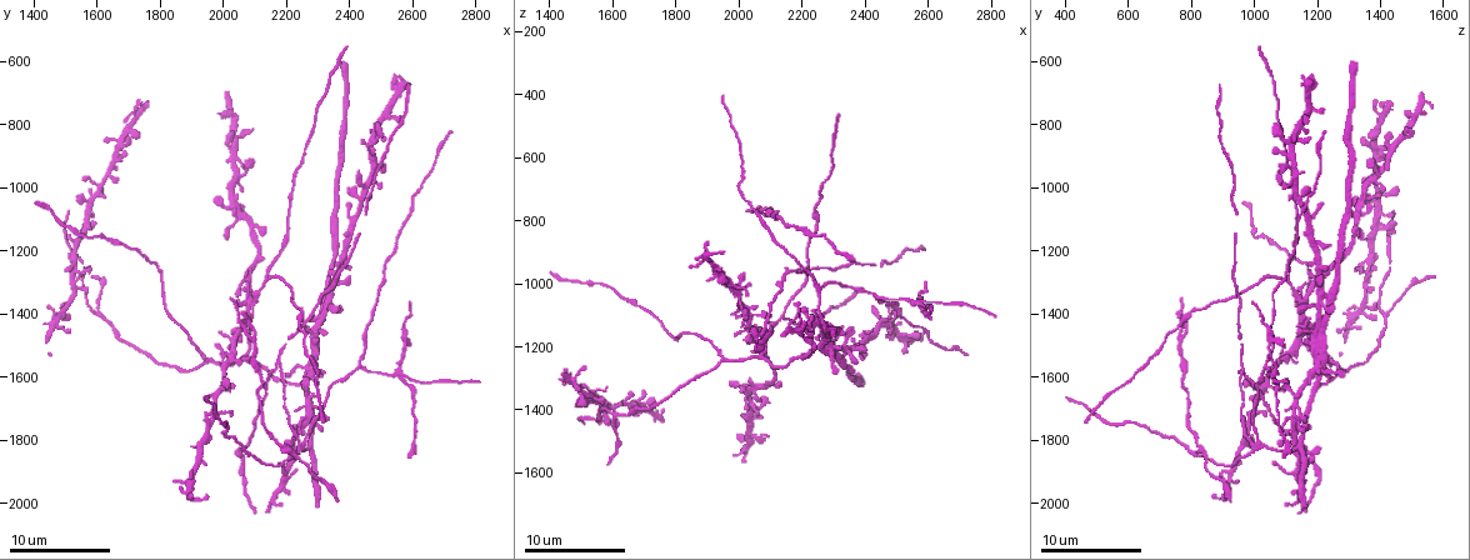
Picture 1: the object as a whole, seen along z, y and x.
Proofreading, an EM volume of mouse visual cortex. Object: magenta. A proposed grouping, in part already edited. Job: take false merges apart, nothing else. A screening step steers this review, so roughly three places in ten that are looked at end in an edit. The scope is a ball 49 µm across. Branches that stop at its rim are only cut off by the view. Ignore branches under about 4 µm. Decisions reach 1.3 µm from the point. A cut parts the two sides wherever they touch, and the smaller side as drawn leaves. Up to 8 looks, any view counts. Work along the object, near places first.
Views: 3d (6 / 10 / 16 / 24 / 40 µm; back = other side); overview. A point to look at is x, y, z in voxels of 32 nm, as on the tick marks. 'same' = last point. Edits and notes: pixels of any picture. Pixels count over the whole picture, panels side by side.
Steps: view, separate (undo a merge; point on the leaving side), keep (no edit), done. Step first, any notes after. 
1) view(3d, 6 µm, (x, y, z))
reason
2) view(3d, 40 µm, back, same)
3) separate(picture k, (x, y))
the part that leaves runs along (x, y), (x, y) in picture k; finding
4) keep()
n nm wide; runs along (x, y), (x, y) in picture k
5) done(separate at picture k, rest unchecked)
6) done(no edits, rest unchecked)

view(3d, 16 µm, (2560, 1580, 1070))
arms run side by side

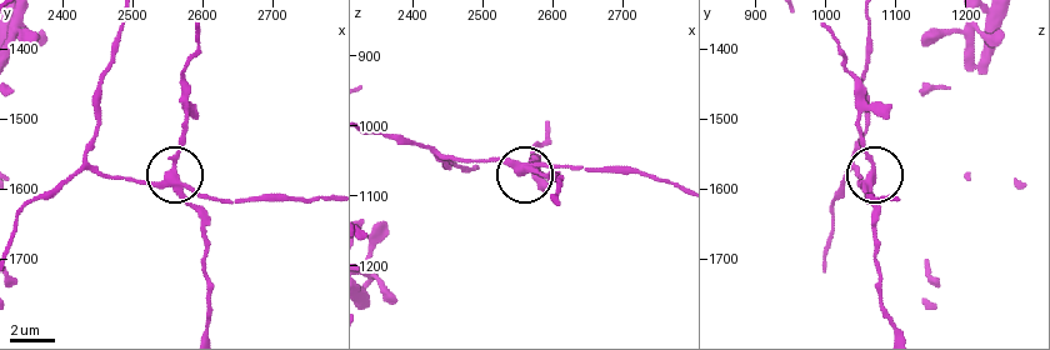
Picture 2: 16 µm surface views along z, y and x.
view(3d, 6 µm, (2565, 1590, 1060))

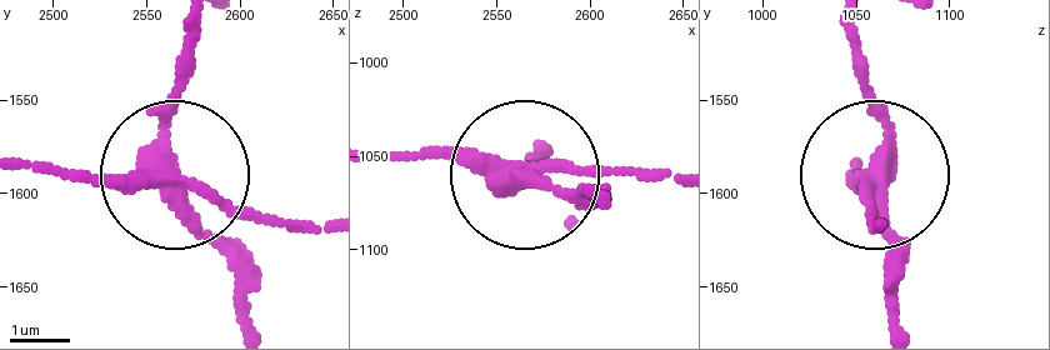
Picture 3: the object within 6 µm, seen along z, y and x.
separate(picture 3, (214, 245))
330 nm wide; the part that leaves runs along (165, 186), (230, 271), (240, 316) in picture 3; two neurons meet here

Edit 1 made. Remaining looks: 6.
view(3d, 16 µm, (2090, 1360, 1150))
looks like a crossing

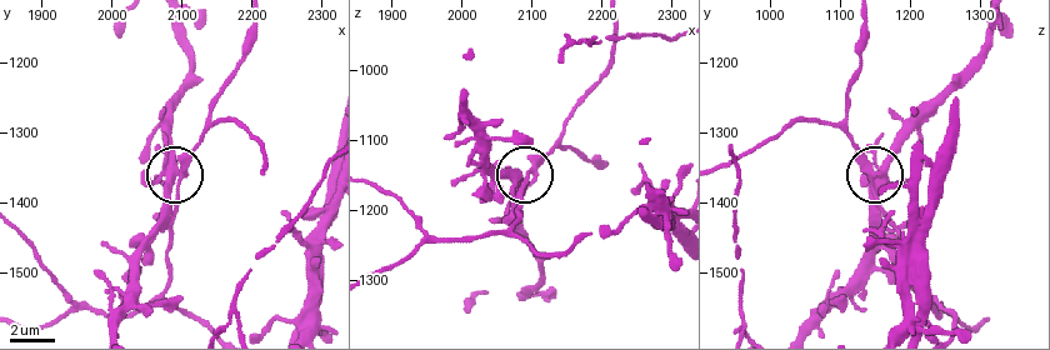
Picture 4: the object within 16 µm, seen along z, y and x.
view(3d, 6 µm, (2105, 1360, 1145))

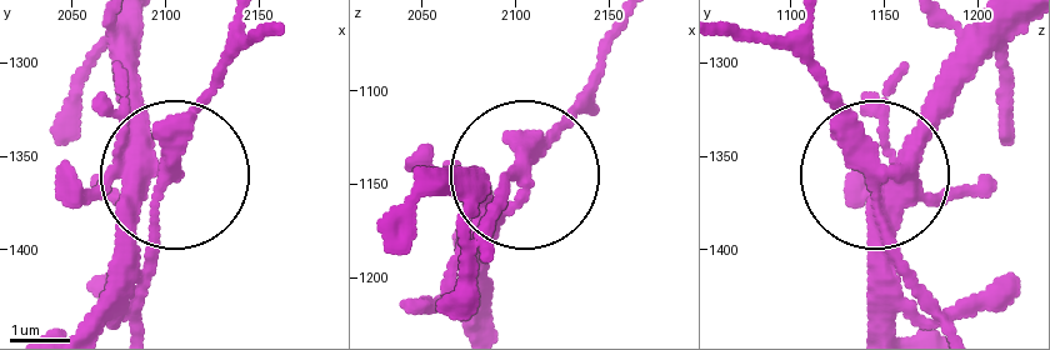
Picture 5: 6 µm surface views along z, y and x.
keep()
330 nm wide; all the same neuron

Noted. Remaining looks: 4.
view(3d, 6 µm, (2160, 1570, 960))
branch point

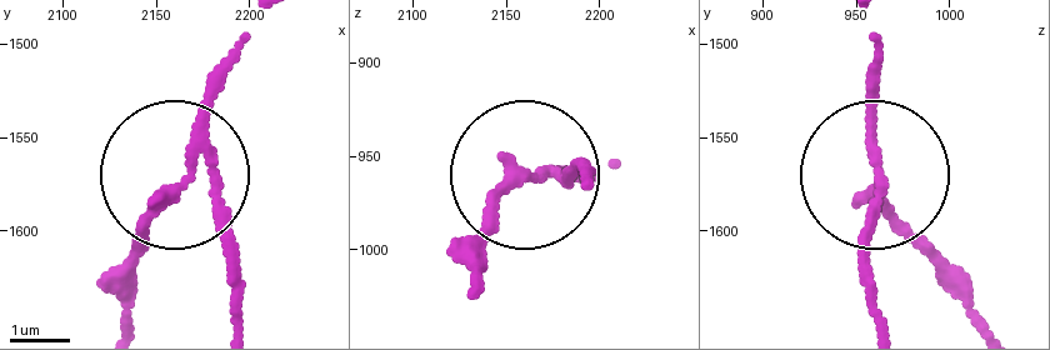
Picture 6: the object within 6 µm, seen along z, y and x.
separate(picture 6, (149, 215))
a second neuron is stuck on

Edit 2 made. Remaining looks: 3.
view(overview)

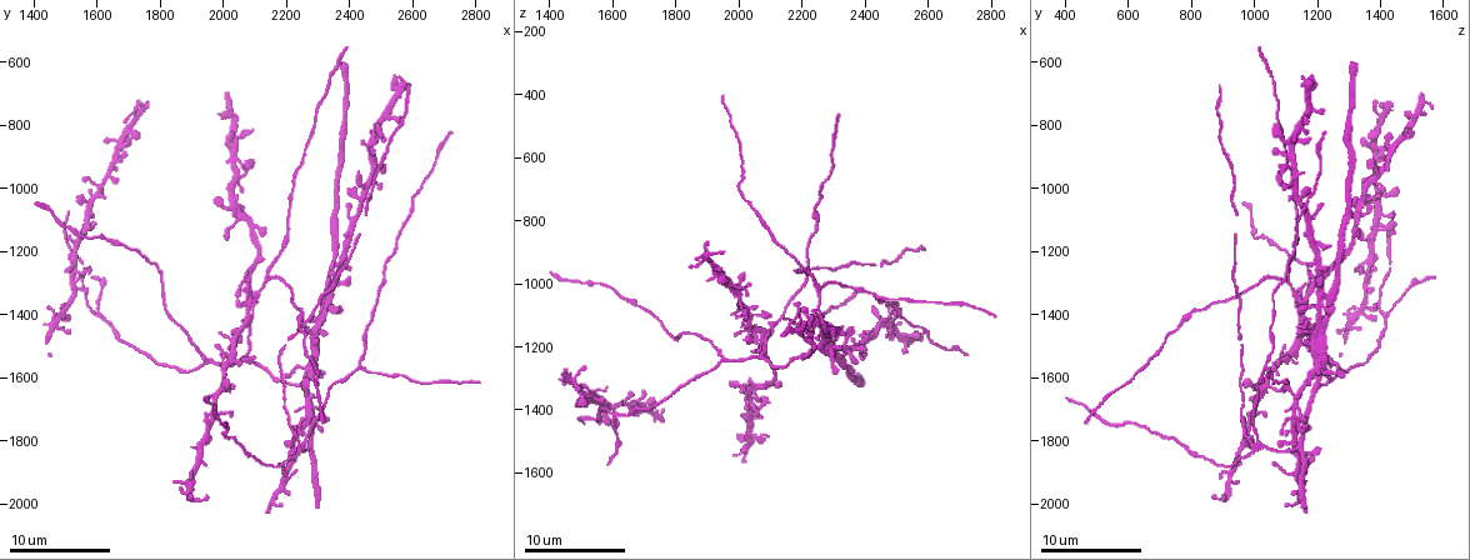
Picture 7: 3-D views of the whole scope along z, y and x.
view(3d, 6 µm, (2270, 1810, 1010))
four-way junction

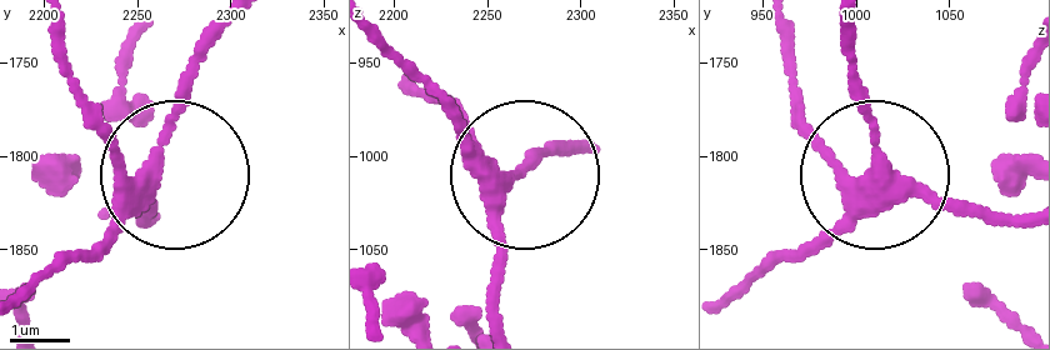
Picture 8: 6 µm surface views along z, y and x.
keep()
runs along (1020, 219), (975, 219), (876, 175), (856, 25) in picture 8; all the same neuron

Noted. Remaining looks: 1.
done(separate at picture 3, separate at picture 6, rest unchecked)

